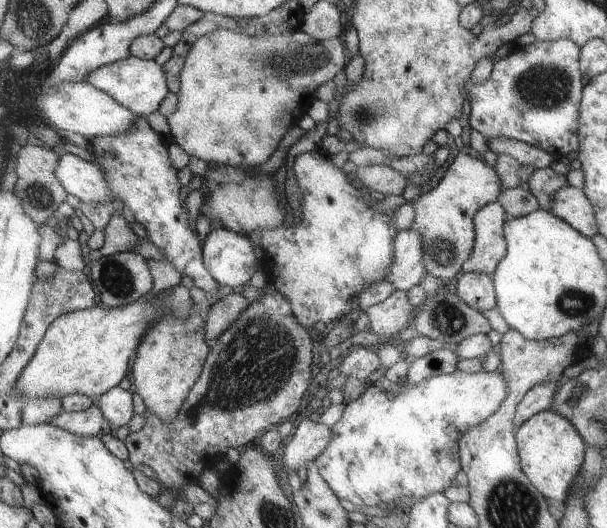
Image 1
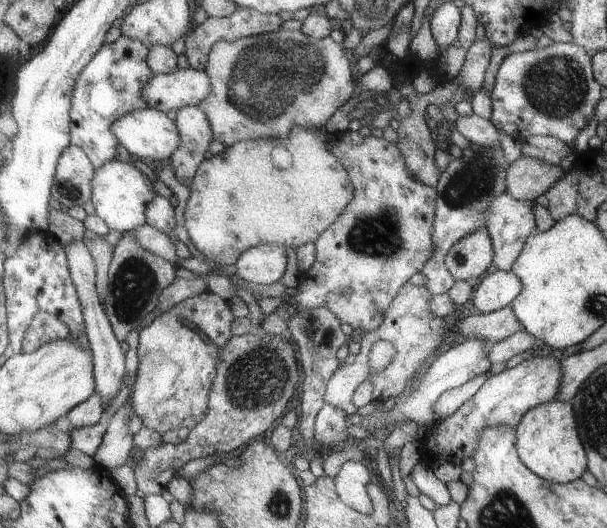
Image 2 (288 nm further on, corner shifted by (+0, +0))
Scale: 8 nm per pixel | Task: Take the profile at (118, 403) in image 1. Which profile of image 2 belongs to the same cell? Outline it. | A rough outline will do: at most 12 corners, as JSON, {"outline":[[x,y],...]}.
{"outline":[[85,240],[67,246],[89,324],[95,388],[105,400],[125,380],[125,352],[99,294]]}

